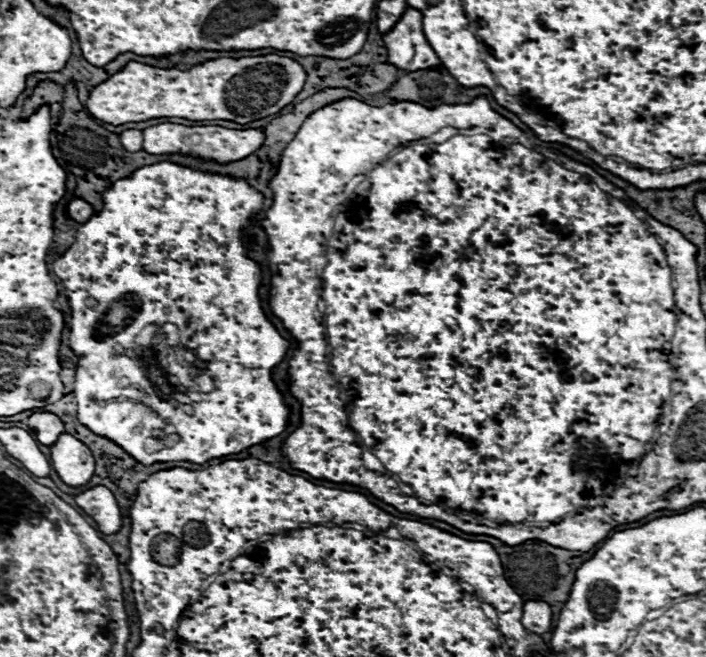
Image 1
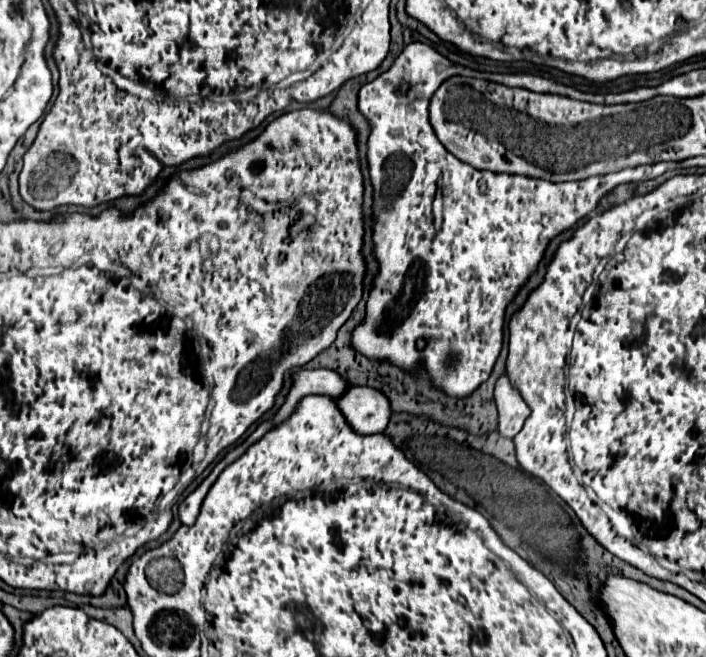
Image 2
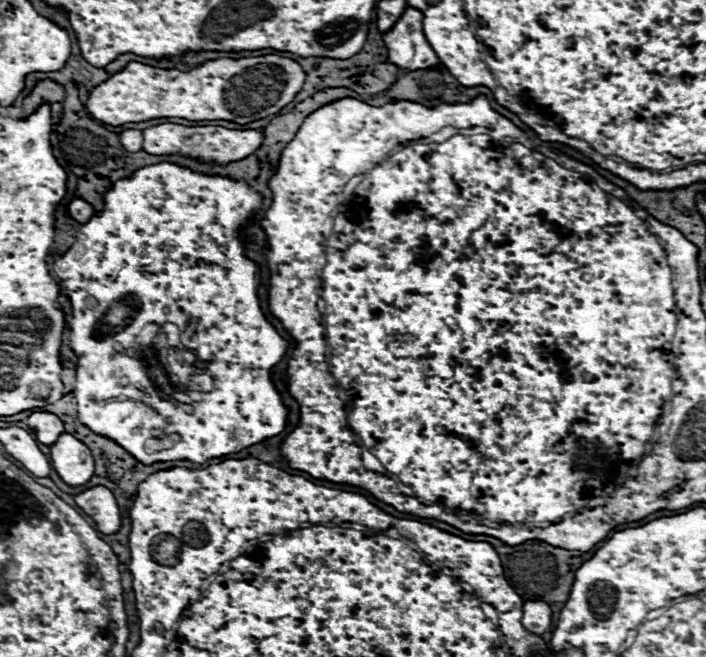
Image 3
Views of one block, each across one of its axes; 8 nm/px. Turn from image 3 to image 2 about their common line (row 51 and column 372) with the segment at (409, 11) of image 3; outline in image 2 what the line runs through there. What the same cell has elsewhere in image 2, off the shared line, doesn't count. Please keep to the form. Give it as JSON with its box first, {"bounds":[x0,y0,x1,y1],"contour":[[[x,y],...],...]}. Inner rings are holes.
{"bounds":[336,386,390,434],"contour":[[[348,386],[342,398],[336,400],[342,414],[358,434],[382,432],[390,420],[390,400],[370,386]]]}

